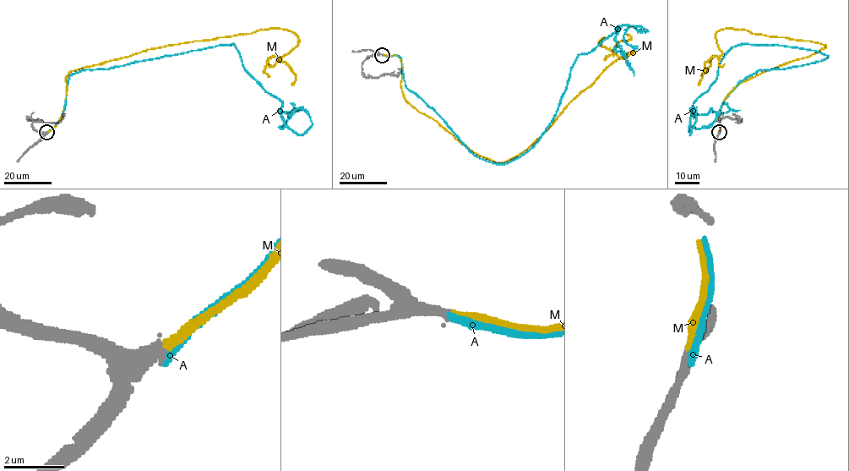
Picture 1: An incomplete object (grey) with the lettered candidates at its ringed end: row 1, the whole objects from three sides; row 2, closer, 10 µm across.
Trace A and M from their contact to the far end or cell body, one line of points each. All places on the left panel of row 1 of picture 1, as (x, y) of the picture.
A: (47, 133), (71, 75), (220, 44), (235, 46), (298, 134), (310, 117), (288, 114), (302, 108)
M: (47, 132), (60, 118), (69, 72), (171, 44), (288, 30), (298, 43), (278, 57), (295, 74), (291, 85)

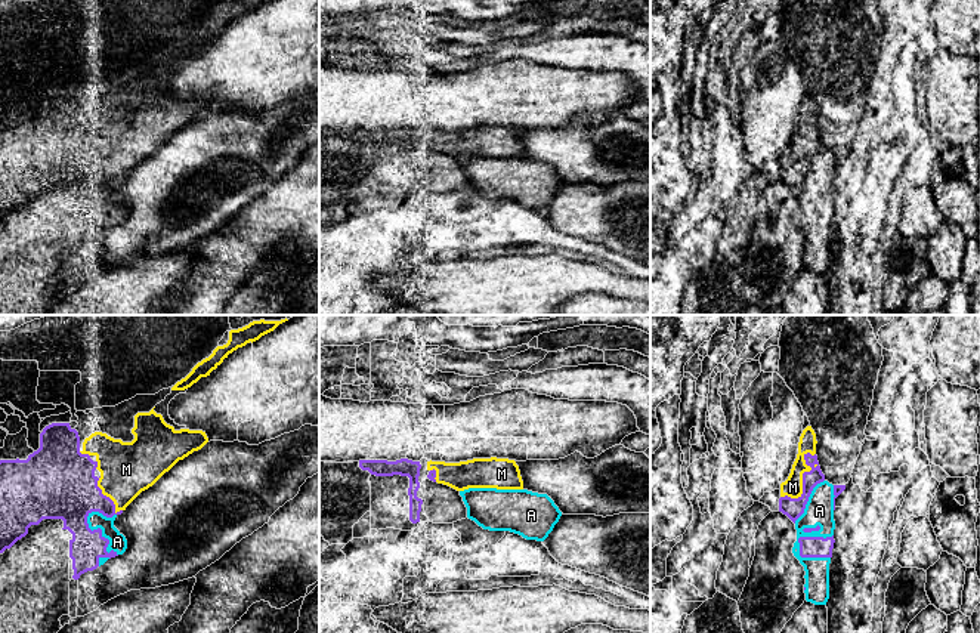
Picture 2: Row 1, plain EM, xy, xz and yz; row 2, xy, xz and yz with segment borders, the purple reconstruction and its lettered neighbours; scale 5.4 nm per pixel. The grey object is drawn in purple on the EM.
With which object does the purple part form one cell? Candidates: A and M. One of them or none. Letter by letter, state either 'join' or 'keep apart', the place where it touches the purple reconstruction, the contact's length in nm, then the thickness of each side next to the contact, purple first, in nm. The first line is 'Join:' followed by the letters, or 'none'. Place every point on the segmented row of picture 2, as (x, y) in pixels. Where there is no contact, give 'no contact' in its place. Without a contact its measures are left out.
Join: M
A: keep apart | xy (101, 533) | 280 nm | 260/100 nm
M: join | yz (803, 478) | 320 nm | 110/110 nm

